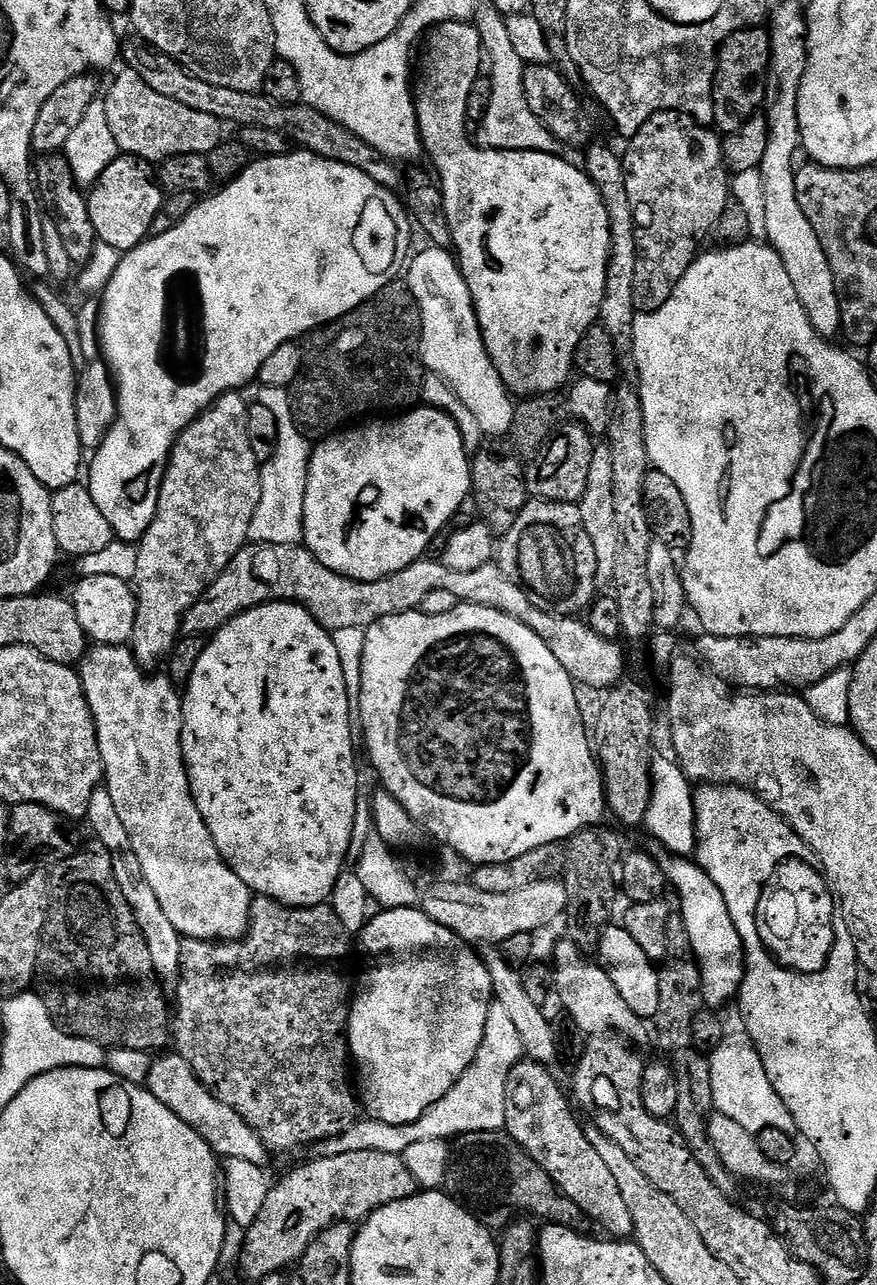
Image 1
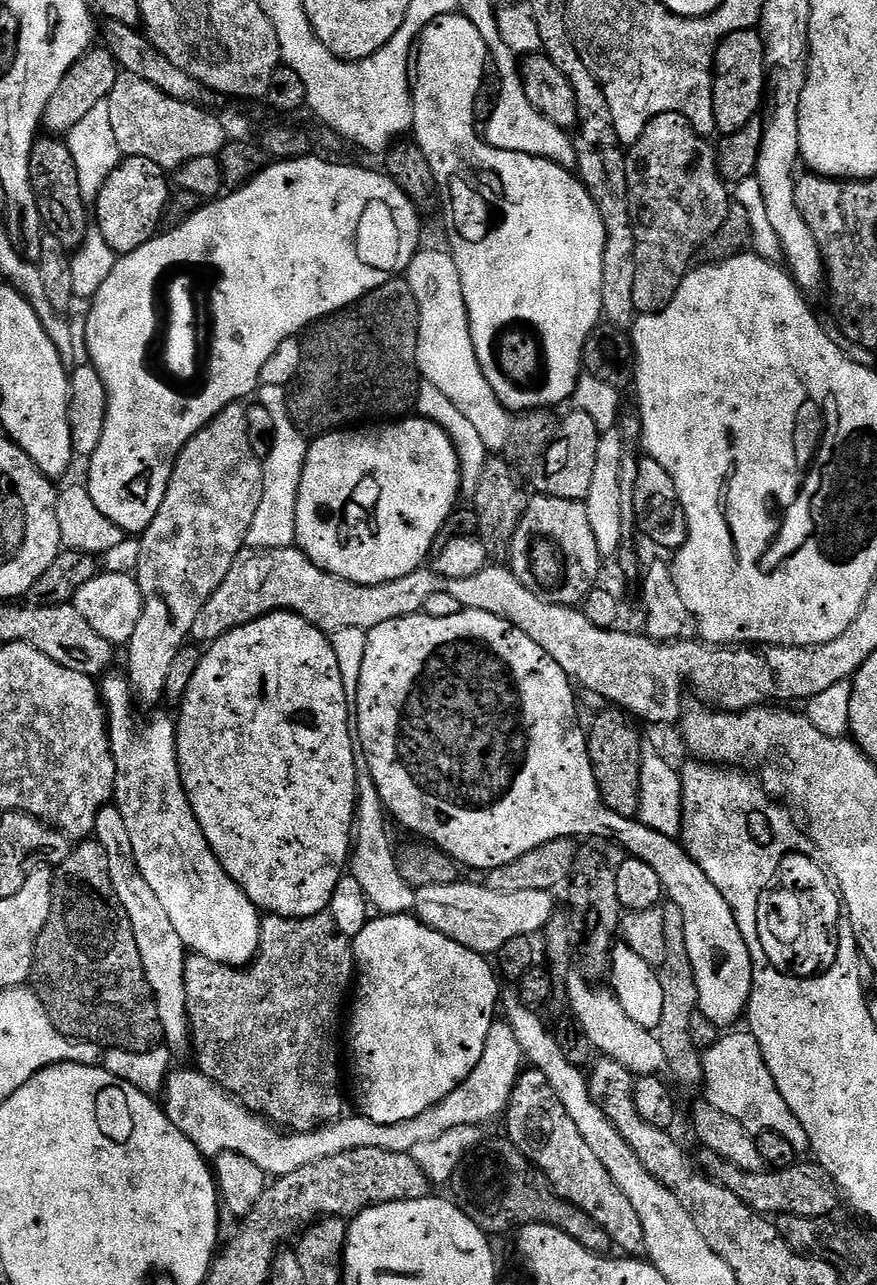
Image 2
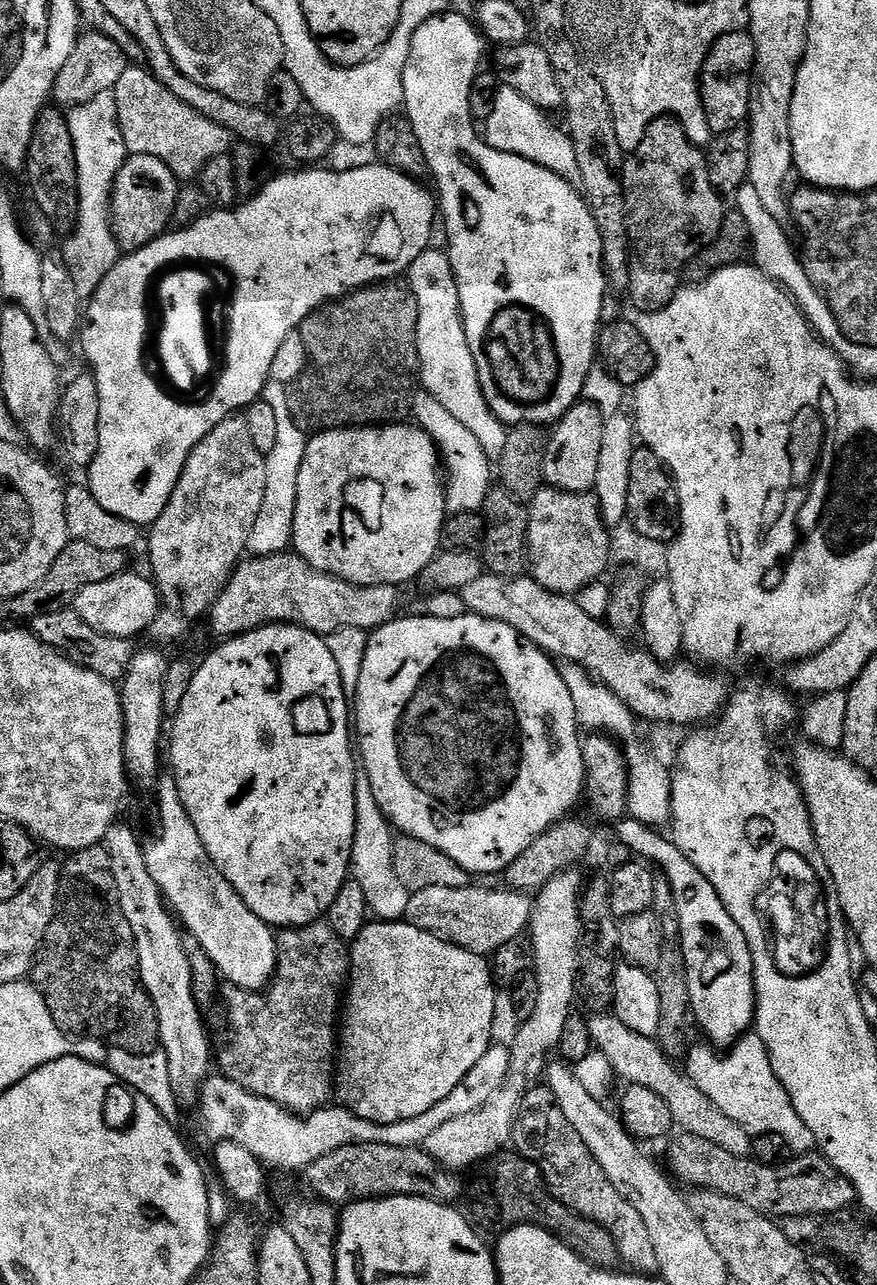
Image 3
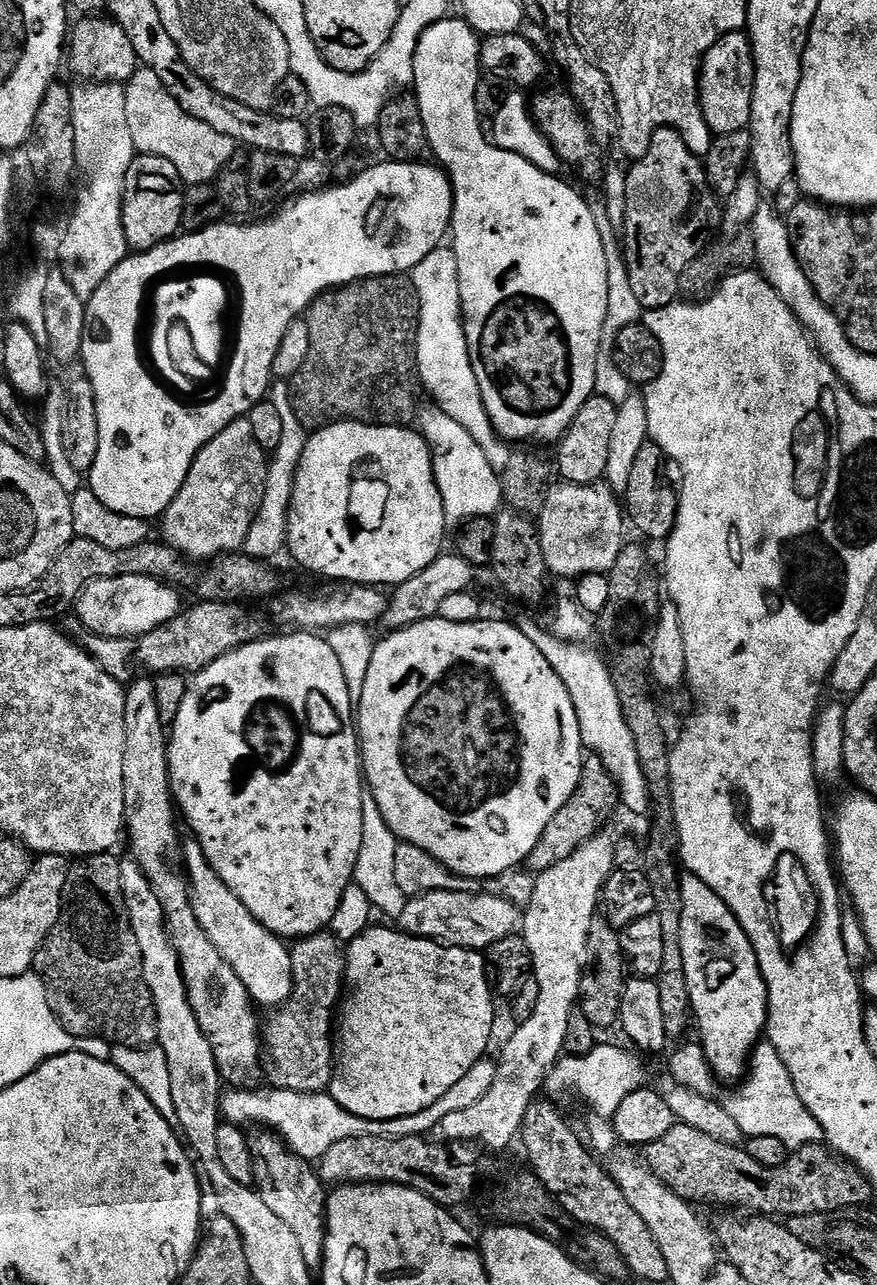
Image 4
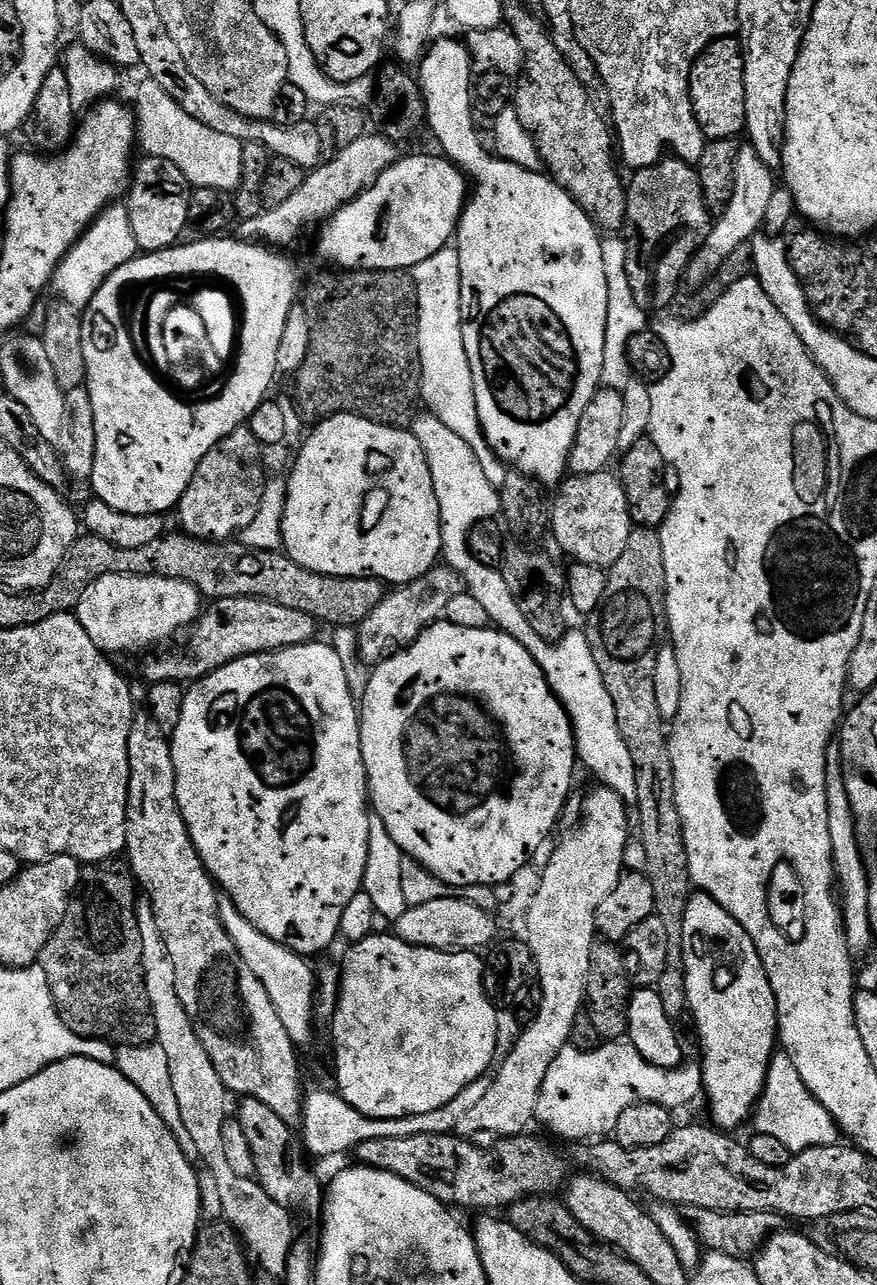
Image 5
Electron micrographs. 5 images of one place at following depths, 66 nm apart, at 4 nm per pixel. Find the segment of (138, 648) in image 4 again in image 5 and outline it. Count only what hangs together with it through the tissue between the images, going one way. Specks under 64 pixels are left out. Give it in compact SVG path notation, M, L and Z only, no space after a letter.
M222 598L201 611L199 620L192 625L184 652L164 652L161 656L149 655L140 672L149 685L158 682L195 682L214 674L222 666L238 658L257 656L263 652L277 652L313 643L317 639L318 621L313 616L278 606L258 598Z

